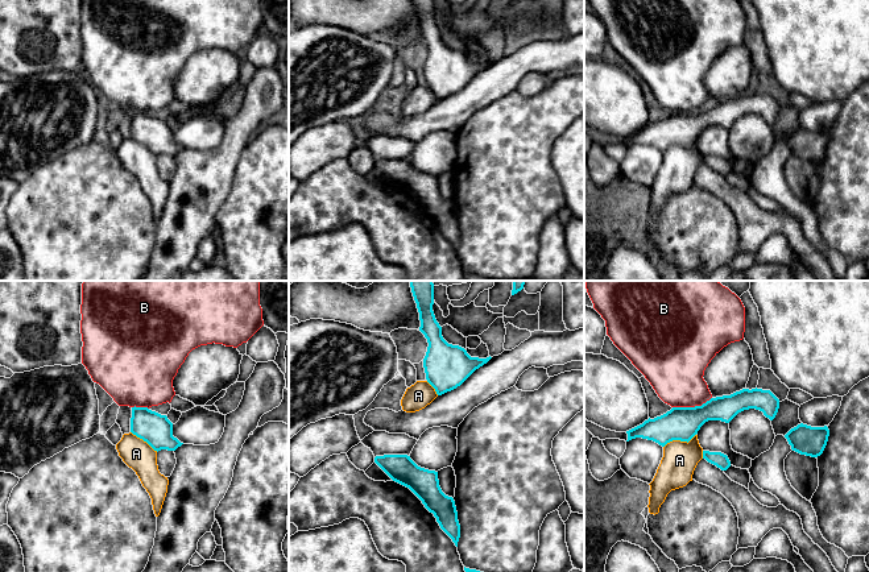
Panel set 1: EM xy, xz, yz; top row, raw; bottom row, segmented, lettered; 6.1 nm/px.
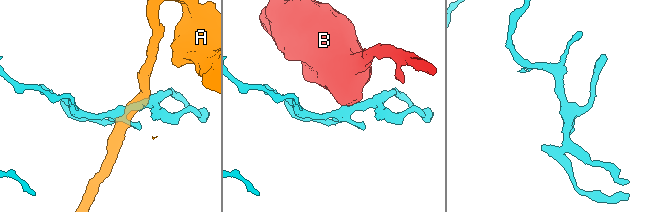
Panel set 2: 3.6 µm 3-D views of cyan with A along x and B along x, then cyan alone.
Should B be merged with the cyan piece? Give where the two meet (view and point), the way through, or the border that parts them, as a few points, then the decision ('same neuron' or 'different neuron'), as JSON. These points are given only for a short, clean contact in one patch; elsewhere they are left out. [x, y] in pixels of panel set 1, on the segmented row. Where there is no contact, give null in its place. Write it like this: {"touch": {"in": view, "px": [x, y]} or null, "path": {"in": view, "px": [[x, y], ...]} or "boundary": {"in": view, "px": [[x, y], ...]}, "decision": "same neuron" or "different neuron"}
{"touch": {"in": "yz", "px": [691, 407]}, "boundary": {"in": "yz", "px": [[711, 397], [700, 405], [673, 407]]}, "decision": "different neuron"}

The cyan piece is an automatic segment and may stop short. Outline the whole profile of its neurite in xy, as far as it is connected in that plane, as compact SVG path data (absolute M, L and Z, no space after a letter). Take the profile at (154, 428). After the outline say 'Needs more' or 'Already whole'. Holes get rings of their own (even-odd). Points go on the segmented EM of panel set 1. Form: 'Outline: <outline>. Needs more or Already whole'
Outline: M132 407L131 432L146 442L154 451L175 451L183 443L173 436L173 423L148 407Z. Already whole

